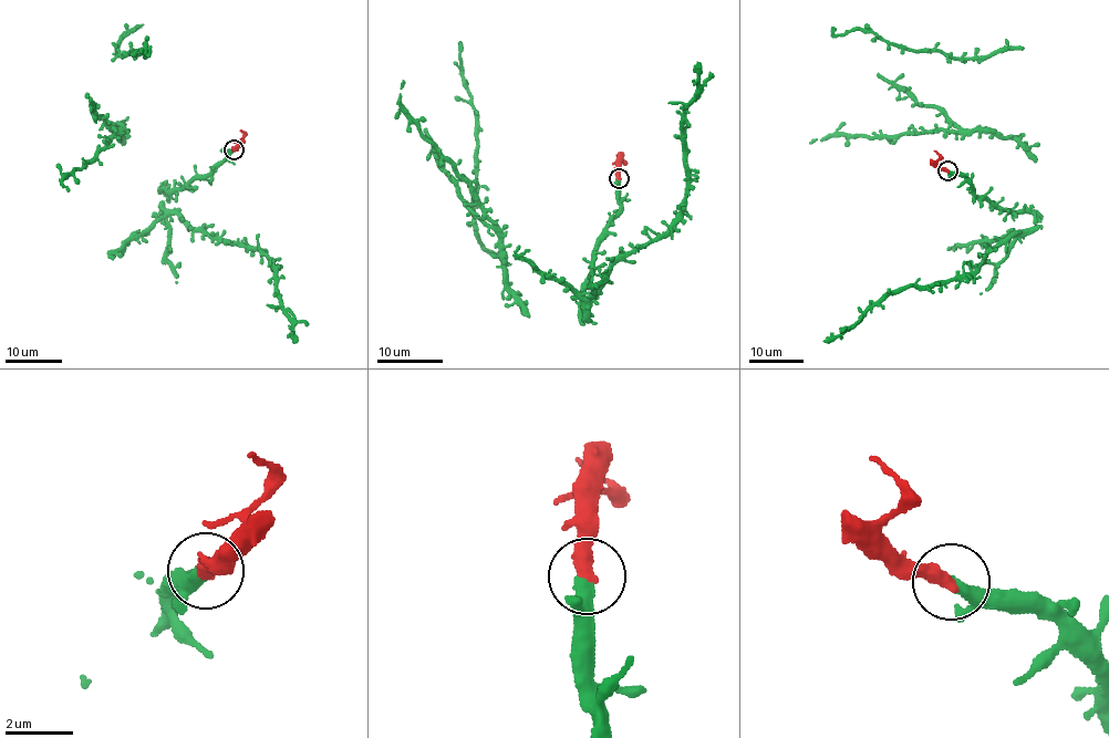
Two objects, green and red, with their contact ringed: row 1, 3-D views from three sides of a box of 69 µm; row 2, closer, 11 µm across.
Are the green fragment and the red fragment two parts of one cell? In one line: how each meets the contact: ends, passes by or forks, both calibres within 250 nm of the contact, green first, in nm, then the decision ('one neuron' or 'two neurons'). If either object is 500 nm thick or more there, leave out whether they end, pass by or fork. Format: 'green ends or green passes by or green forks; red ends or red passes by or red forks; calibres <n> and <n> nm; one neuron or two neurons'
green ends; red ends; calibres 400 and 440 nm; one neuron

